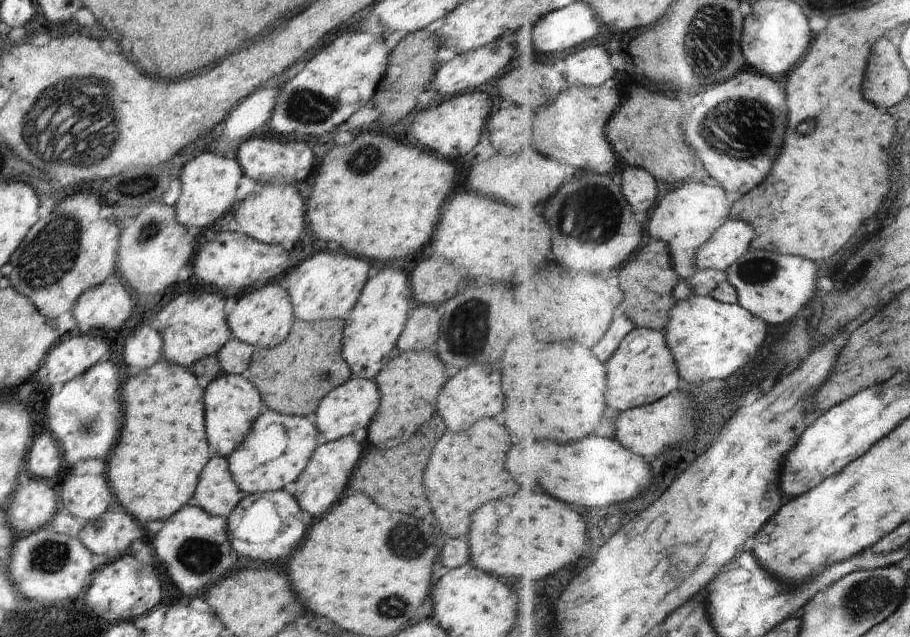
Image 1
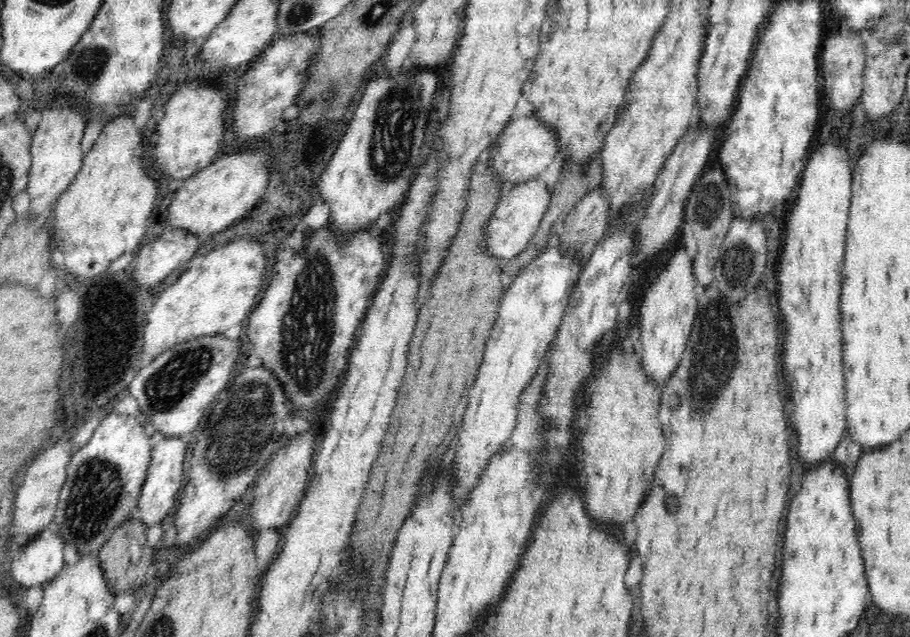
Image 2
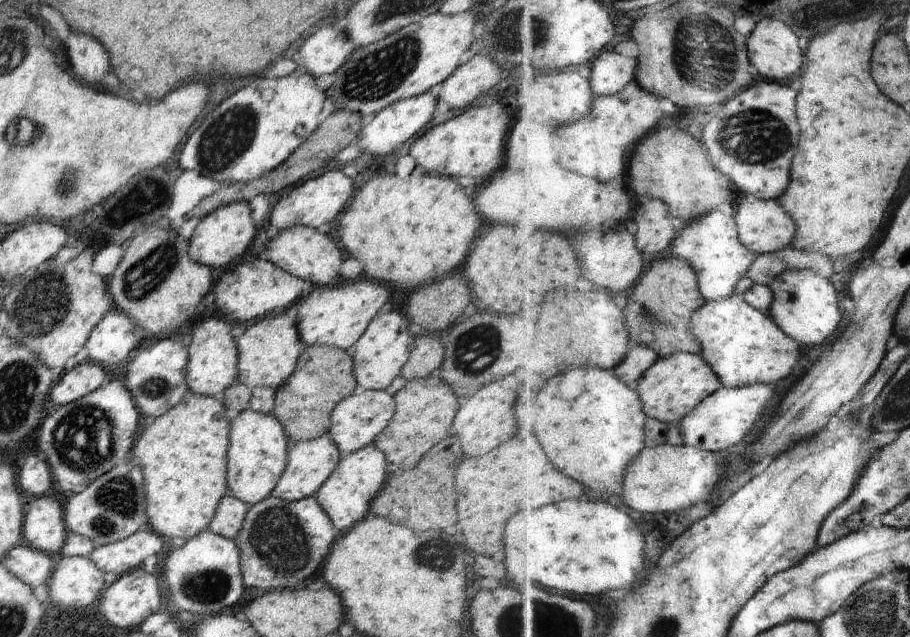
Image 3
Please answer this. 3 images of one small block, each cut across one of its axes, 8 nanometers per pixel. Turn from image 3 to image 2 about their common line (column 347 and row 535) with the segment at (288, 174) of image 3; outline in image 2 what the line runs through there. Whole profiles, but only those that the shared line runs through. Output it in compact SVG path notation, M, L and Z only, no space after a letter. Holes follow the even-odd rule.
M128 518L124 521L114 532L110 538L104 543L104 546L99 550L98 563L104 571L104 579L108 583L108 587L114 591L114 595L122 594L124 592L132 593L141 590L144 579L144 574L153 562L153 548L147 547L146 544L146 528L147 526L140 521L140 519ZM134 542L142 547L142 555L136 562L132 560L132 548Z

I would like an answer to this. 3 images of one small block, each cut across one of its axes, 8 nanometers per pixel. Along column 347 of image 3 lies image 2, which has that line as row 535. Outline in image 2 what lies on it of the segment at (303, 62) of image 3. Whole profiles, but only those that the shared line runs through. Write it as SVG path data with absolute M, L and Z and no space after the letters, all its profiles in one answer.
M49 527L21 547L16 560L12 562L12 576L18 586L24 587L25 590L35 586L44 588L46 583L52 582L65 566L64 552L62 551L64 546L66 543L64 543L62 535L56 533L54 527Z

